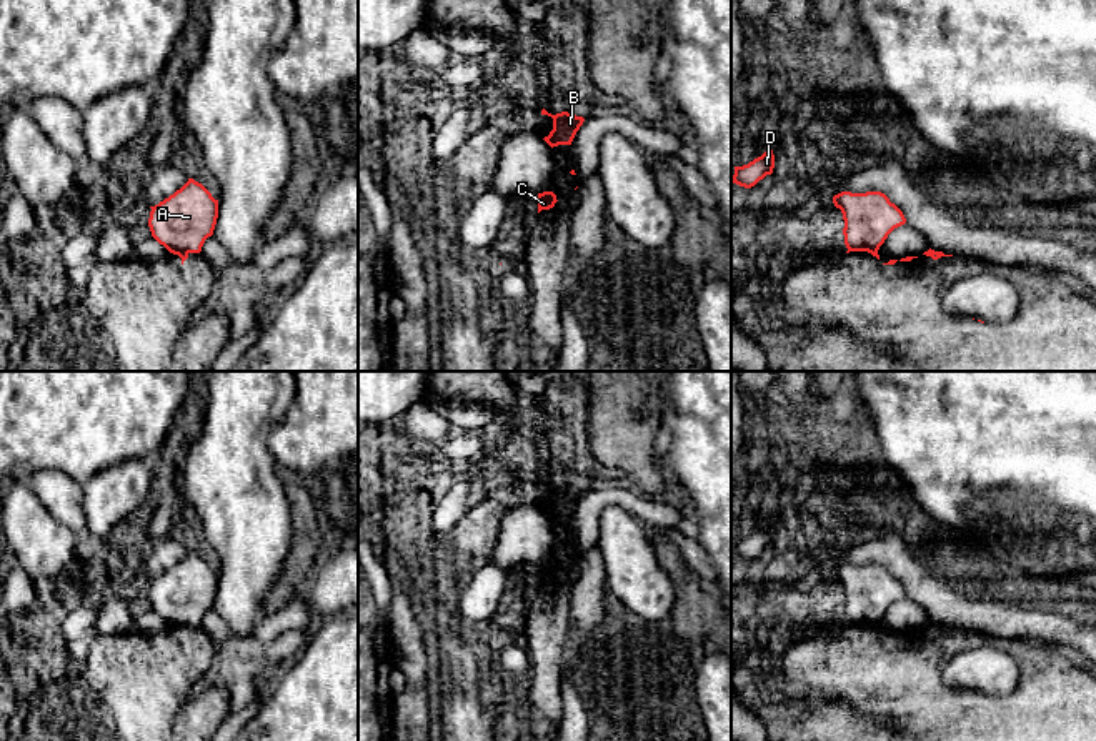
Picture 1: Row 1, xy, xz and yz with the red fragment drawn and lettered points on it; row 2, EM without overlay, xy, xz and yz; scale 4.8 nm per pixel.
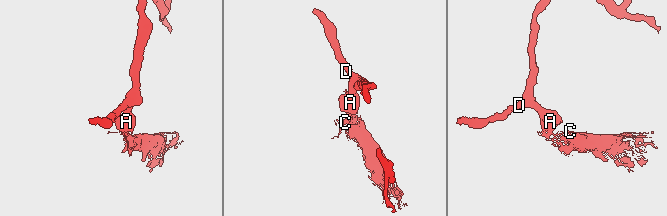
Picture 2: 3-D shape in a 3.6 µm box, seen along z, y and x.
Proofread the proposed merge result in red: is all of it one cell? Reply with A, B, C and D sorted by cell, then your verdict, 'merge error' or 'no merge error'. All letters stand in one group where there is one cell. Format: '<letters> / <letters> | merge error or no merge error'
A B D / C | merge error

